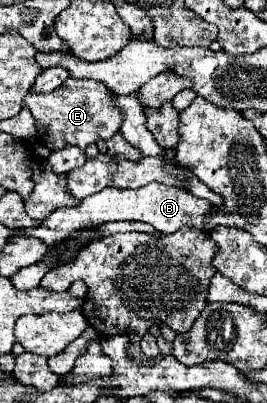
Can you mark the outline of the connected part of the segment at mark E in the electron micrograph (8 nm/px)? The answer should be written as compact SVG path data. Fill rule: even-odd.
M70 77L62 87L58 87L52 93L46 93L46 95L28 93L24 97L22 107L32 113L38 129L36 141L44 143L44 147L54 151L72 143L72 145L78 145L80 149L86 149L90 143L96 143L98 139L110 139L114 133L118 133L124 117L112 105L112 97L114 97L112 91L108 91L104 83Z

